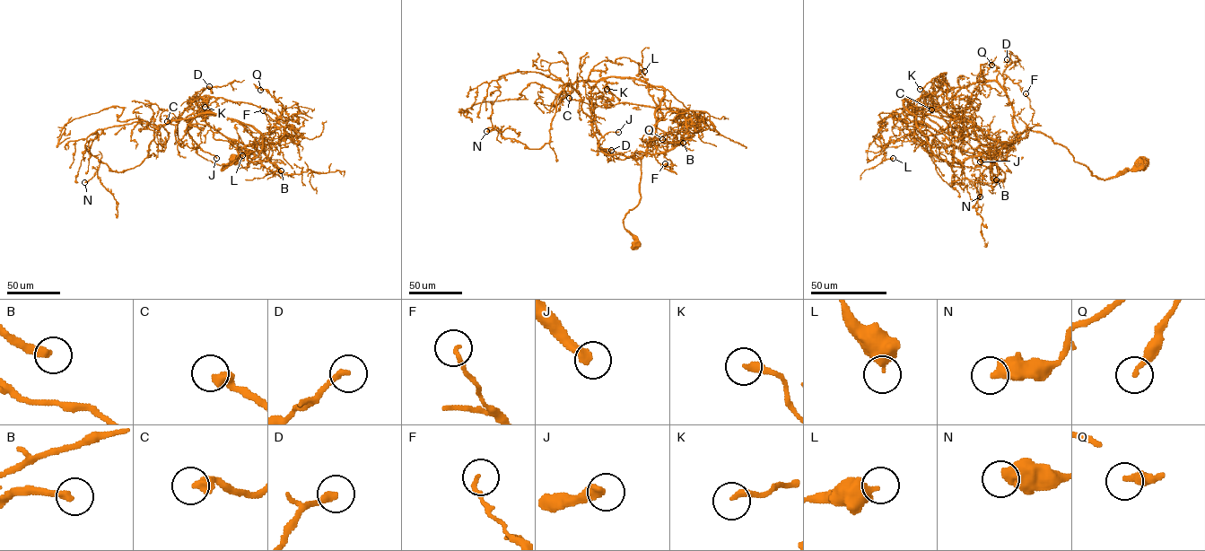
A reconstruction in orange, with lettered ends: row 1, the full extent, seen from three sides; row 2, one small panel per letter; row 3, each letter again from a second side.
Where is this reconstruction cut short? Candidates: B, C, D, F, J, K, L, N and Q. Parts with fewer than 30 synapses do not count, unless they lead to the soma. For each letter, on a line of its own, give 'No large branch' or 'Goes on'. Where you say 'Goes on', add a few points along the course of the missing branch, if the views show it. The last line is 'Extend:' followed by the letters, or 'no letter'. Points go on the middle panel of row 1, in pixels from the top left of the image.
B: Goes on. Course of what is missing: (683, 143), (721, 146), (733, 153), (739, 149), (728, 141)
C: No large branch
D: No large branch
F: No large branch
J: Goes on. Course of what is missing: (618, 132), (641, 125), (633, 136), (637, 143)
K: No large branch
L: No large branch
N: No large branch
Q: No large branch
Extend: B, J

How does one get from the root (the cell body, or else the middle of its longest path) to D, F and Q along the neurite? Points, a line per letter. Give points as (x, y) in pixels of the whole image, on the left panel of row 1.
D: (233, 161), (222, 170), (238, 158), (239, 135), (237, 140), (226, 137), (201, 116), (198, 97), (209, 86)
F: (233, 161), (222, 170), (238, 158), (239, 135), (240, 142), (250, 145), (270, 131), (263, 110)
Q: (233, 161), (222, 170), (238, 158), (239, 135), (245, 145), (275, 144), (284, 135), (285, 110), (260, 90)

